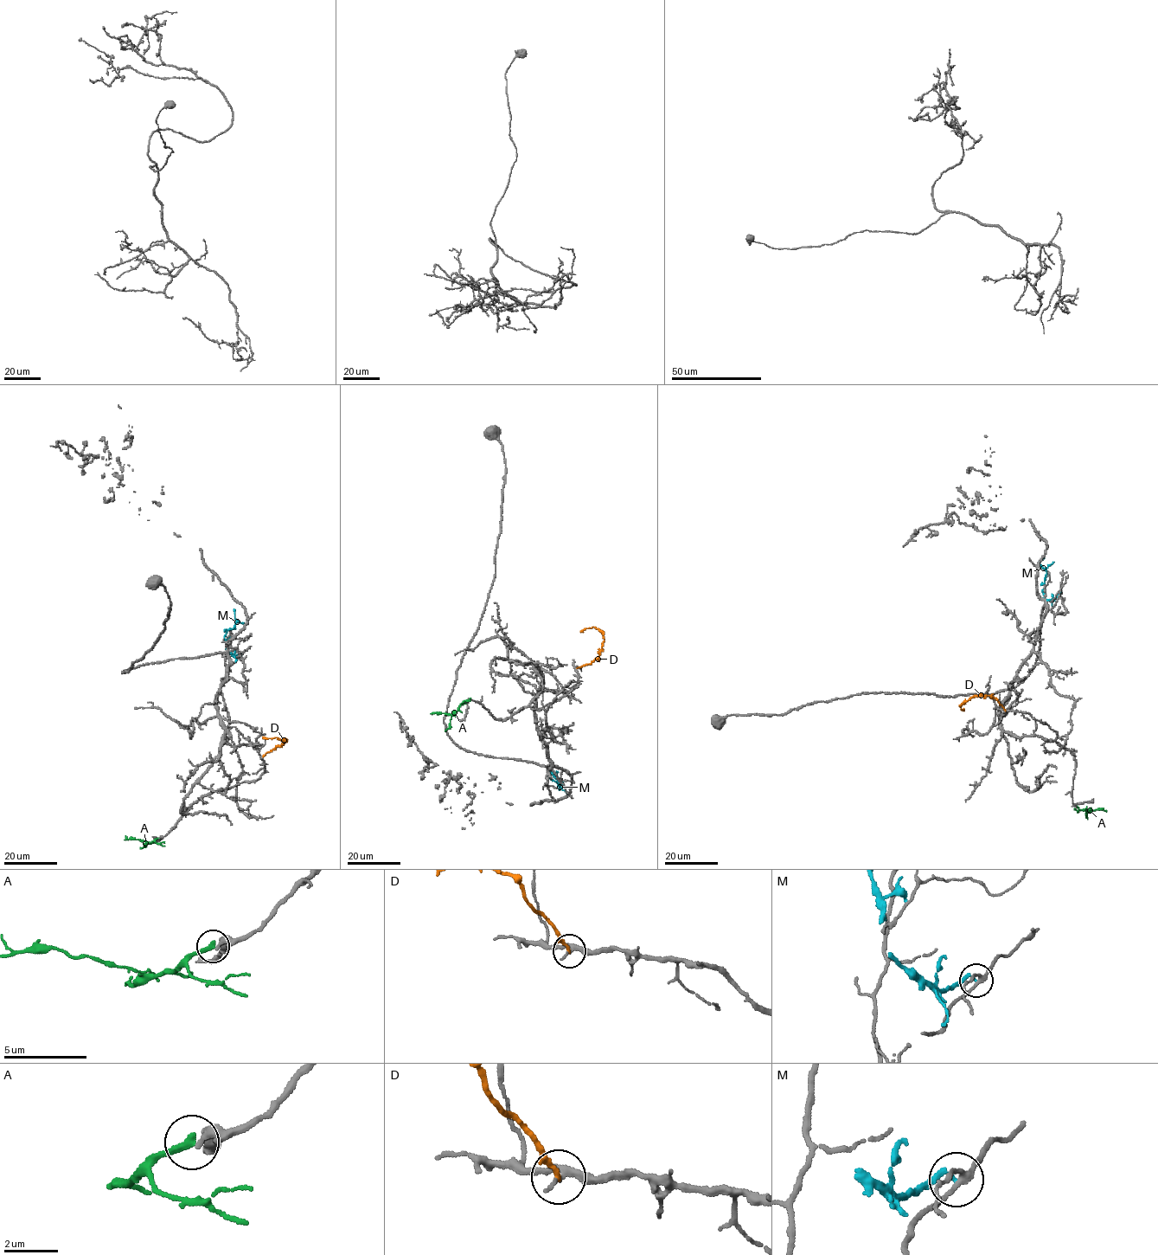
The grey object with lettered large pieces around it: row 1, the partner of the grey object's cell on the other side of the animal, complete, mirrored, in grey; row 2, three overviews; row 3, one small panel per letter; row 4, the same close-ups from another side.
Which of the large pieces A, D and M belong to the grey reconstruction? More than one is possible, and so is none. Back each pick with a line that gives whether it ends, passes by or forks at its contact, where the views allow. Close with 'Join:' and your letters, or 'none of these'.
Join: none of these

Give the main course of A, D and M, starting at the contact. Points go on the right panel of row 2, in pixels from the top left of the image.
A: (1076, 807), (1089, 810), (1086, 815)
D: (1005, 711), (990, 695), (972, 697), (959, 706), (962, 710)
M: (1059, 591), (1055, 598), (1044, 598), (1046, 571), (1039, 561), (1044, 557)

